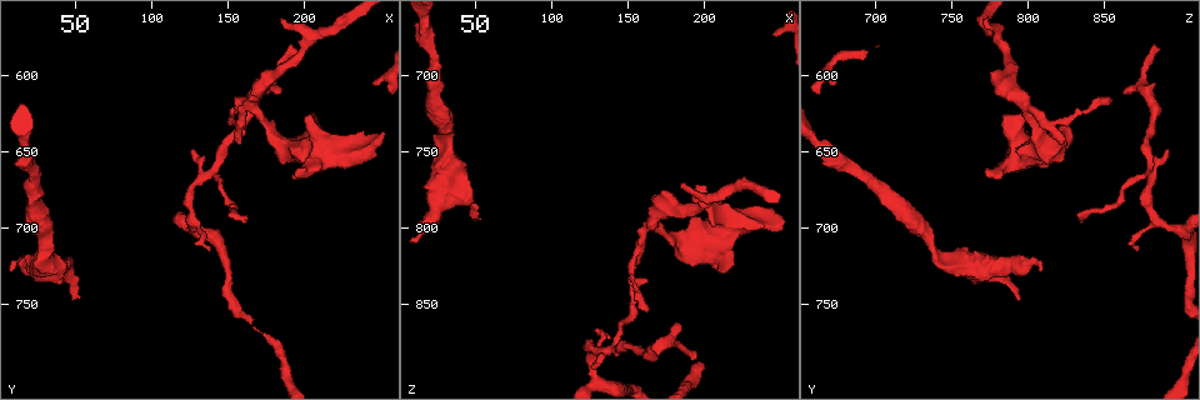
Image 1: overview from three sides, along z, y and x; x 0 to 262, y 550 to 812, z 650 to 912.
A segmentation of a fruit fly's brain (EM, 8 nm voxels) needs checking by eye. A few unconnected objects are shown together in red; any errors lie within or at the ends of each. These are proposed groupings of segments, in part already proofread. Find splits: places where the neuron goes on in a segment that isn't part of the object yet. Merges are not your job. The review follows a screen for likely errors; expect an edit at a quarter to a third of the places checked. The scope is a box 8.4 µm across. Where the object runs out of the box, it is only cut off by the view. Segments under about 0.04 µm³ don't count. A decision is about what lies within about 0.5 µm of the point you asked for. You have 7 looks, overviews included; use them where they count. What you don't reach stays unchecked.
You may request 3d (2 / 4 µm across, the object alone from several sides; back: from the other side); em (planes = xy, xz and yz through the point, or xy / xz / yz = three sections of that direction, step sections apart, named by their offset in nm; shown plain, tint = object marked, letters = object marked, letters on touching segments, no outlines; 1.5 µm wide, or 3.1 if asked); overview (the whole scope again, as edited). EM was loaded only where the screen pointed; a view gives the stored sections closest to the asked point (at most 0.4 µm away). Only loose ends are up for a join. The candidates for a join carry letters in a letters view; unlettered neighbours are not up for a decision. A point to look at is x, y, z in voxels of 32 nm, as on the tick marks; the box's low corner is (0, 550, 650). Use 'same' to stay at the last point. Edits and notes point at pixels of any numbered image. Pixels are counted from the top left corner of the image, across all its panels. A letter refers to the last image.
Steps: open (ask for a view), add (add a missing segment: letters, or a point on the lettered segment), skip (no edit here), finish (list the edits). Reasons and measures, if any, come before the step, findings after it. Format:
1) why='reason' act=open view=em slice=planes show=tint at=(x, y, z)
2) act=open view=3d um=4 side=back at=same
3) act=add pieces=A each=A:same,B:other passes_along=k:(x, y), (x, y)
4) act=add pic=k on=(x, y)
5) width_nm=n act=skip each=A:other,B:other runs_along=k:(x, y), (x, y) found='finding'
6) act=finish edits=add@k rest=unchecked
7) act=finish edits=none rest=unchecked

why='branch stops here' act=open view=3d um=4 at=(48, 746, 794)

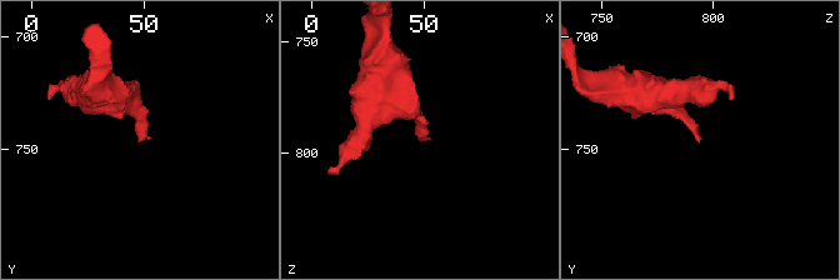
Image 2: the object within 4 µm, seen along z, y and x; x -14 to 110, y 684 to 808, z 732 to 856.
why='need the tissue' act=open view=em slice=planes show=letters at=(47, 748, 793)

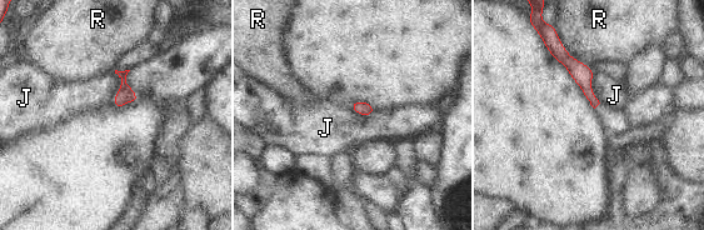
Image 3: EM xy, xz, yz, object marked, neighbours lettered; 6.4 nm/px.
longest_contact=R:320nm act=skip each=J:other,R:other border=3:(115, 71), (120, 88), (111, 103) found='no lettered segment goes on from it'

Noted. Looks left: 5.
why='an open end' act=open view=em slice=xy step=8 show=plain at=(154, 642, 822)

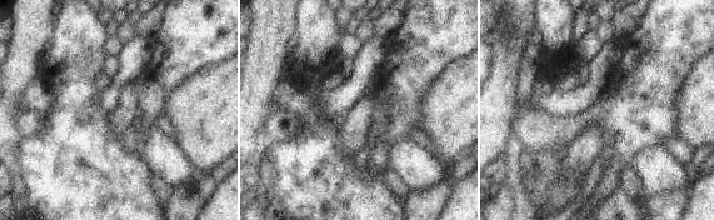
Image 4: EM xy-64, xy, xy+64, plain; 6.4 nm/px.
why='see the neighbours' act=open view=em slice=xy step=8 show=letters at=same

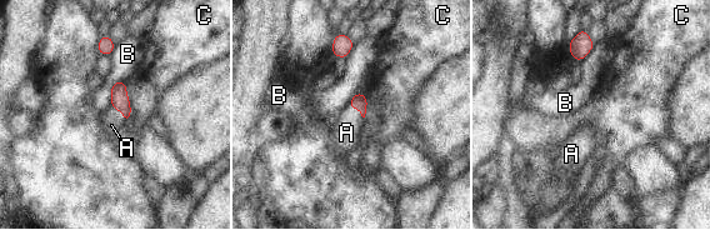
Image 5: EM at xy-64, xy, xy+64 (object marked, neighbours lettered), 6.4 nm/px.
longest_contact=B:190nm act=add pieces=A each=A:same,B:other,C:other passes_along=5:(359, 101), (356, 109), (346, 133) found='the neuron continues'

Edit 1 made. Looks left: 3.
why='see it whole again' act=open view=overview

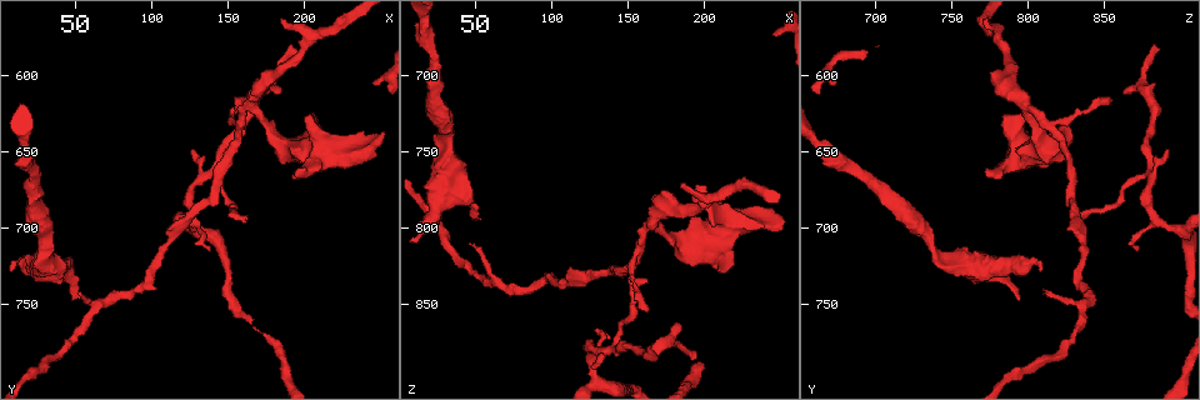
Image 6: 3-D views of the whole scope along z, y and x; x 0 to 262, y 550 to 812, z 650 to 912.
why='thin end' act=open view=3d um=4 at=(192, 584, 886)

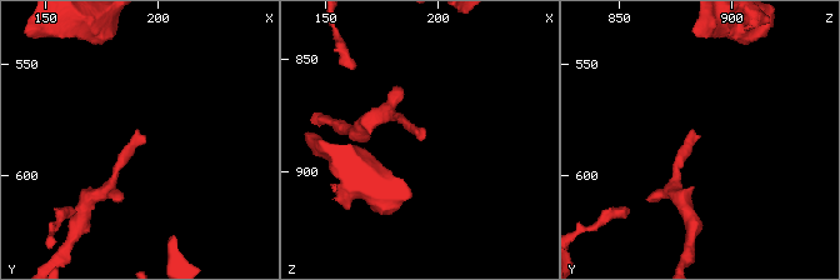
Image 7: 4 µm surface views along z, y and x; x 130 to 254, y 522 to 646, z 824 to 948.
act=open view=em slice=planes show=letters at=(194, 582, 885)

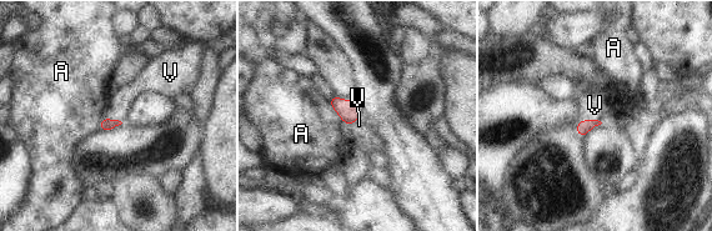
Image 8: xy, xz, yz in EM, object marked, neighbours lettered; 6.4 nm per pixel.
act=add pieces=V each=A:other,V:same found='it goes on there'

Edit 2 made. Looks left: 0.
act=finish edits=add@5,add@8 rest=unchecked

